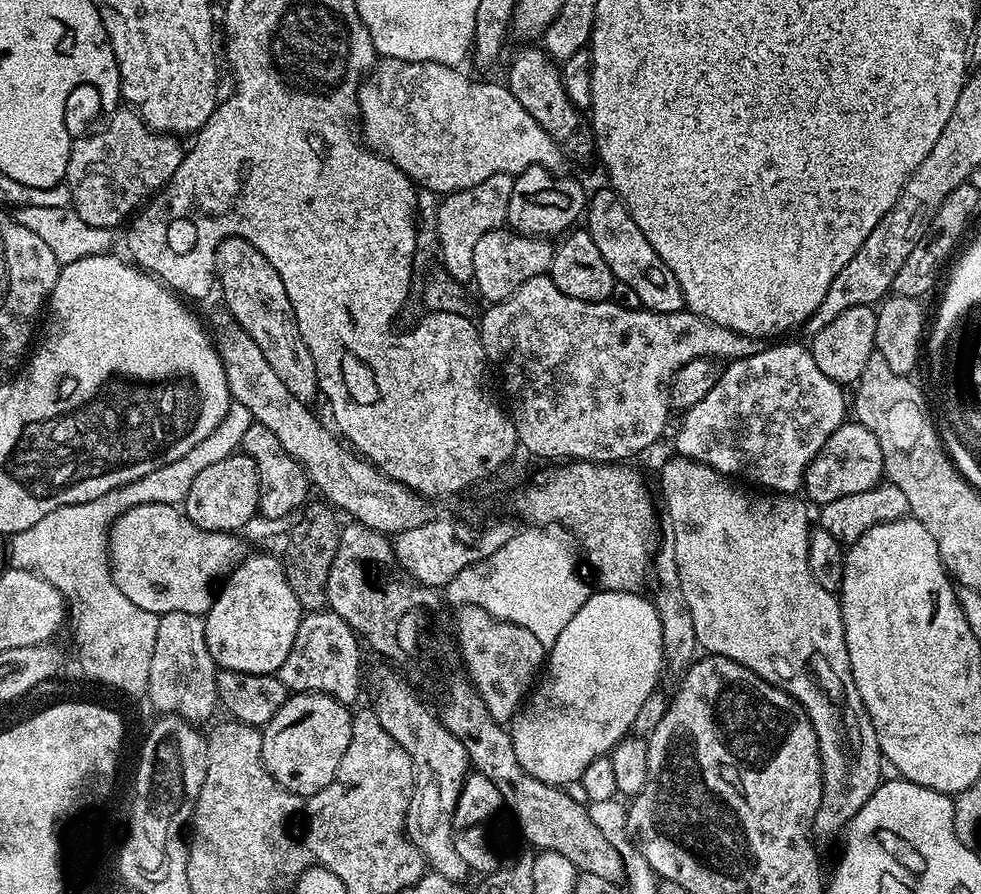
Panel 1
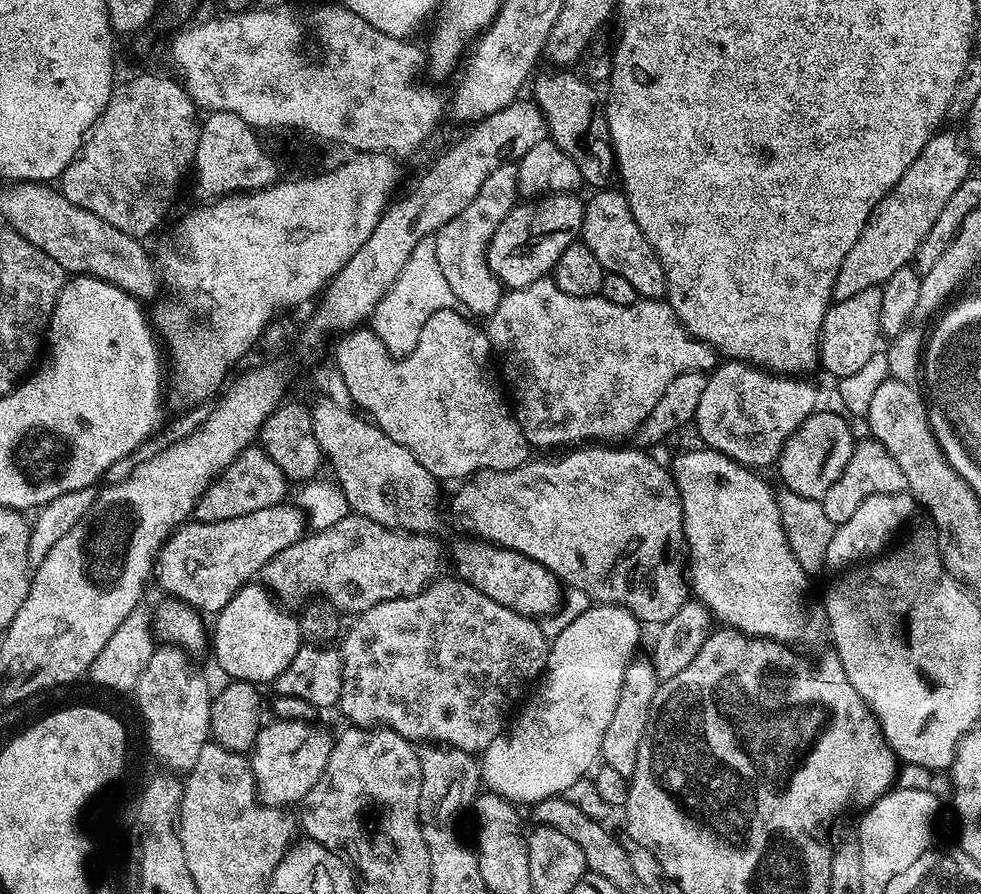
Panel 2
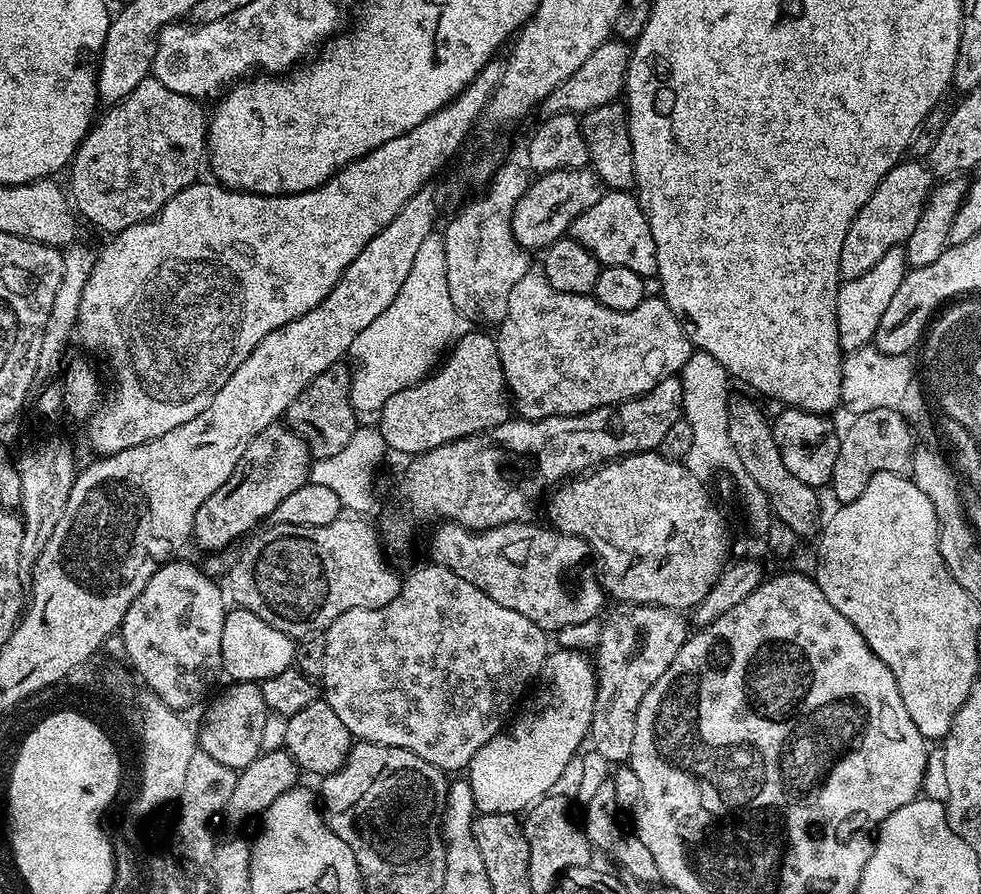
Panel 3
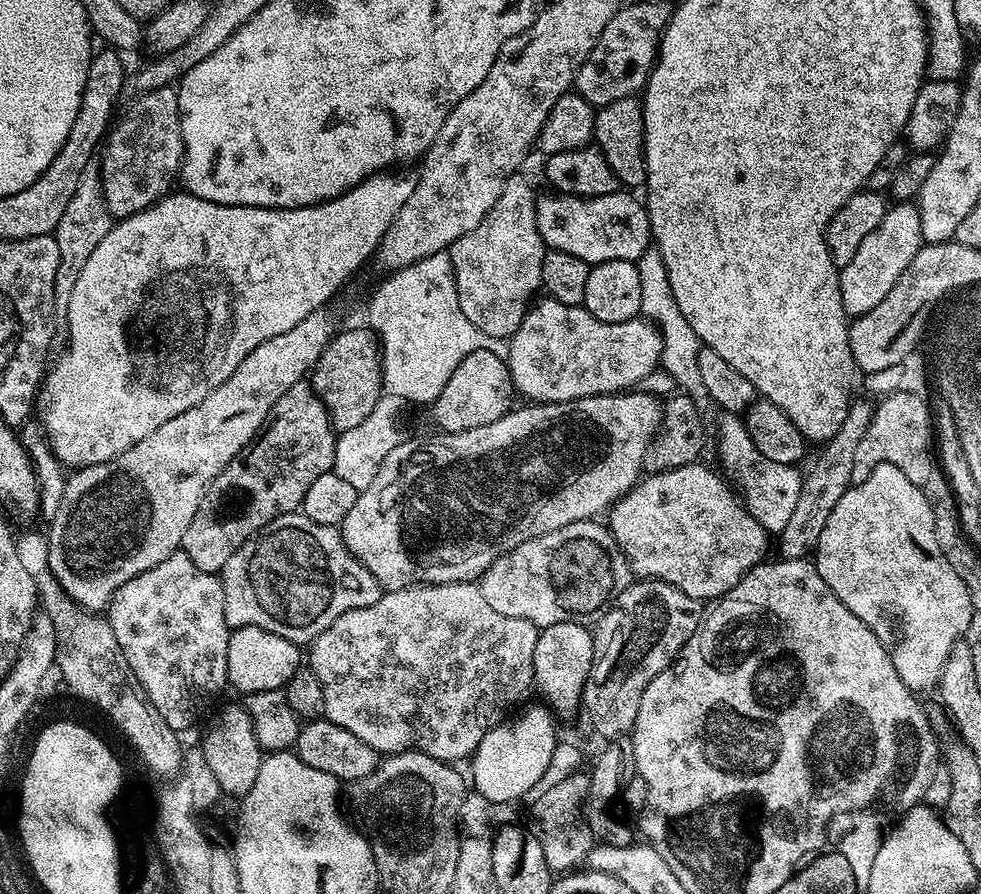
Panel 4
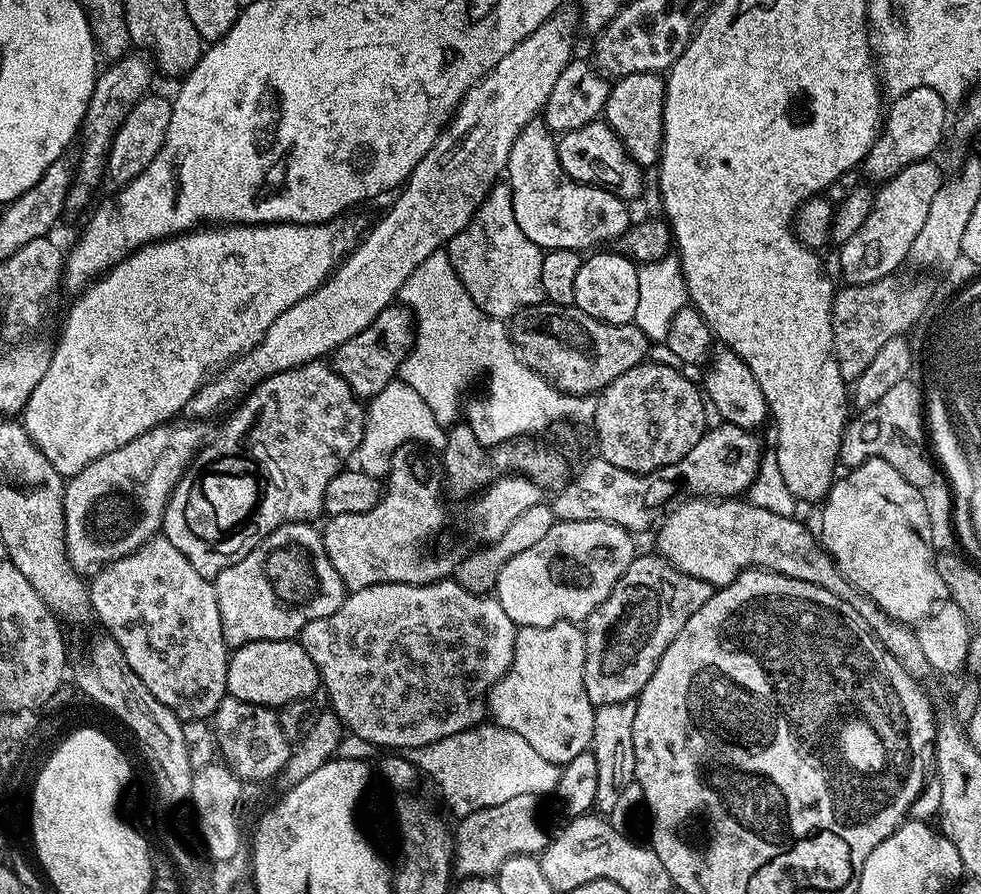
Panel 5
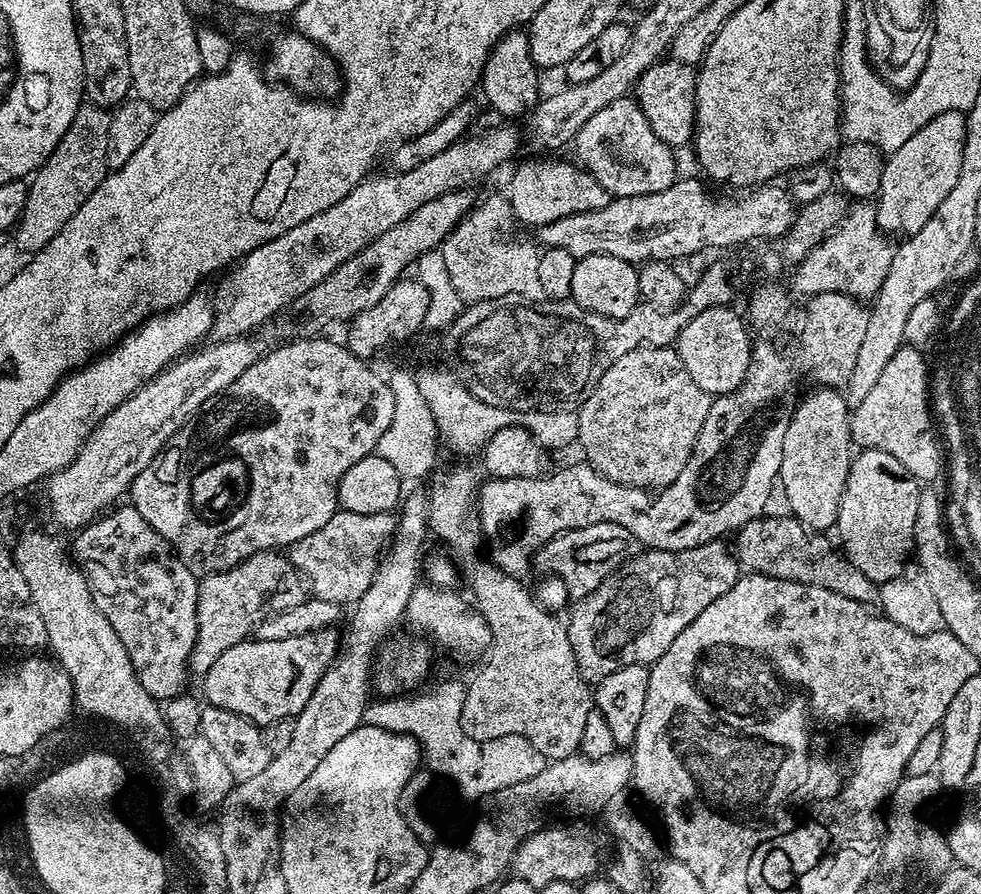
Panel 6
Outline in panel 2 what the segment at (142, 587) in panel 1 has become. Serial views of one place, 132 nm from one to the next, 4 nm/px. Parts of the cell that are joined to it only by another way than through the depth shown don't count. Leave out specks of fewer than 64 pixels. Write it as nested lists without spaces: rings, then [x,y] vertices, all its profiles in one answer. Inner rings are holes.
[[[281,502],[274,506],[266,506],[262,510],[254,510],[250,514],[242,514],[238,518],[215,520],[209,524],[185,522],[164,541],[156,556],[154,565],[154,584],[164,591],[165,597],[180,600],[189,604],[201,614],[215,614],[226,606],[236,591],[264,571],[266,562],[274,558],[286,546],[294,546],[306,534],[306,516],[295,503]]]

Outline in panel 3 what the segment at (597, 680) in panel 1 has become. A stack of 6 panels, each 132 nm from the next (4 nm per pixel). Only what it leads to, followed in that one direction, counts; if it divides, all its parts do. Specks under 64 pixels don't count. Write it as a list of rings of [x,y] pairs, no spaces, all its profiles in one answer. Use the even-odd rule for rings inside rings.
[[[560,646],[557,649],[557,652],[556,649],[549,651],[545,658],[538,677],[540,689],[531,693],[532,701],[524,709],[519,709],[520,717],[513,724],[511,721],[506,731],[502,730],[497,736],[490,738],[490,742],[486,742],[486,746],[482,746],[482,750],[478,750],[478,754],[474,754],[474,758],[468,763],[466,779],[477,813],[520,814],[531,808],[536,801],[556,788],[558,778],[562,778],[566,770],[566,762],[577,756],[581,751],[580,743],[589,739],[596,701],[596,670],[593,661],[589,657],[587,660],[583,651],[575,648]]]

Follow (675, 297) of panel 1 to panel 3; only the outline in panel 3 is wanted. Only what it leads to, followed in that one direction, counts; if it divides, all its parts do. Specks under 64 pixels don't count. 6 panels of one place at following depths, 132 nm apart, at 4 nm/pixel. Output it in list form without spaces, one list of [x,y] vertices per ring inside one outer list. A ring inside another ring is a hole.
[[[605,191],[603,198],[594,202],[590,210],[574,218],[570,236],[586,246],[586,250],[590,250],[601,265],[626,266],[626,270],[634,270],[634,274],[645,278],[656,276],[654,234],[650,234],[650,222],[646,222],[640,201],[631,191]]]

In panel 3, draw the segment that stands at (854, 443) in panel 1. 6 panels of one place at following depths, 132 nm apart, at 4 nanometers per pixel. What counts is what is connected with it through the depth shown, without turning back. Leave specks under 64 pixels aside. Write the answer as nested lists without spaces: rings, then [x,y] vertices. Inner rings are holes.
[[[785,407],[784,412],[774,416],[772,420],[772,433],[774,442],[778,442],[778,454],[782,454],[782,466],[806,482],[806,486],[817,490],[823,489],[832,478],[834,462],[838,459],[838,446],[841,433],[831,424],[827,415],[818,412],[807,412],[801,408]]]

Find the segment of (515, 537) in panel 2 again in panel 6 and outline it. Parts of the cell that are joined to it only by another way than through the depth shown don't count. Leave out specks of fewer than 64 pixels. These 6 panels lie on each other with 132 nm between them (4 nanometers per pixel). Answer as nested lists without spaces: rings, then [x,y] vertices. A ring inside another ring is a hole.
[[[763,516],[758,520],[751,520],[737,531],[734,556],[743,571],[776,577],[778,580],[818,585],[862,605],[875,605],[879,601],[879,585],[866,578],[846,556],[837,552],[834,544],[832,546],[822,536],[825,535],[805,528],[795,517],[770,519]]]

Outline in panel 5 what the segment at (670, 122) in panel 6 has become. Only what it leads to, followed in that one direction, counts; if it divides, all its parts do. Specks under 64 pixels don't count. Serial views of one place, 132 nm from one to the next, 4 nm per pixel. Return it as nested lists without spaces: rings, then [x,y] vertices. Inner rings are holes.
[[[658,72],[626,74],[609,87],[604,103],[603,119],[616,131],[630,158],[645,170],[660,162],[660,147],[664,141],[665,83],[665,77]]]

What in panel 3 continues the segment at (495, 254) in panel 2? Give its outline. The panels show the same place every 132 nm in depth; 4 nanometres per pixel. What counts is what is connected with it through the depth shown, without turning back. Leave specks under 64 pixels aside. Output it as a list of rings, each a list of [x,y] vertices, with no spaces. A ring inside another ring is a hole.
[[[591,167],[567,168],[537,175],[529,183],[526,194],[518,198],[512,211],[512,233],[516,243],[525,250],[549,248],[555,240],[561,239],[571,229],[578,214],[590,210],[594,202],[603,198],[605,191],[604,183]]]

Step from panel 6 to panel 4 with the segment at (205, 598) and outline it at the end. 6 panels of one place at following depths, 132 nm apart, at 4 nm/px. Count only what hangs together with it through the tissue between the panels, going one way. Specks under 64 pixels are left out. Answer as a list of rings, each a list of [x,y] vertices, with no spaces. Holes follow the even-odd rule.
[[[300,510],[279,516],[272,521],[267,531],[247,540],[225,562],[219,578],[224,591],[229,629],[258,626],[301,646],[315,640],[318,634],[322,634],[322,630],[326,630],[350,609],[374,606],[382,594],[374,574],[370,574],[364,563],[344,544],[339,527],[314,522]]]

